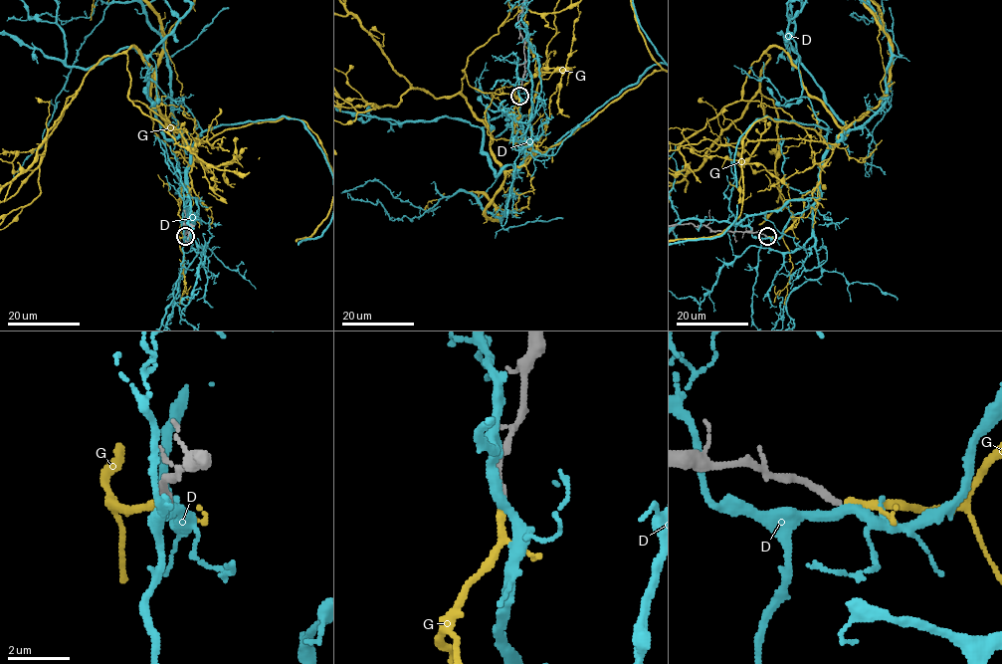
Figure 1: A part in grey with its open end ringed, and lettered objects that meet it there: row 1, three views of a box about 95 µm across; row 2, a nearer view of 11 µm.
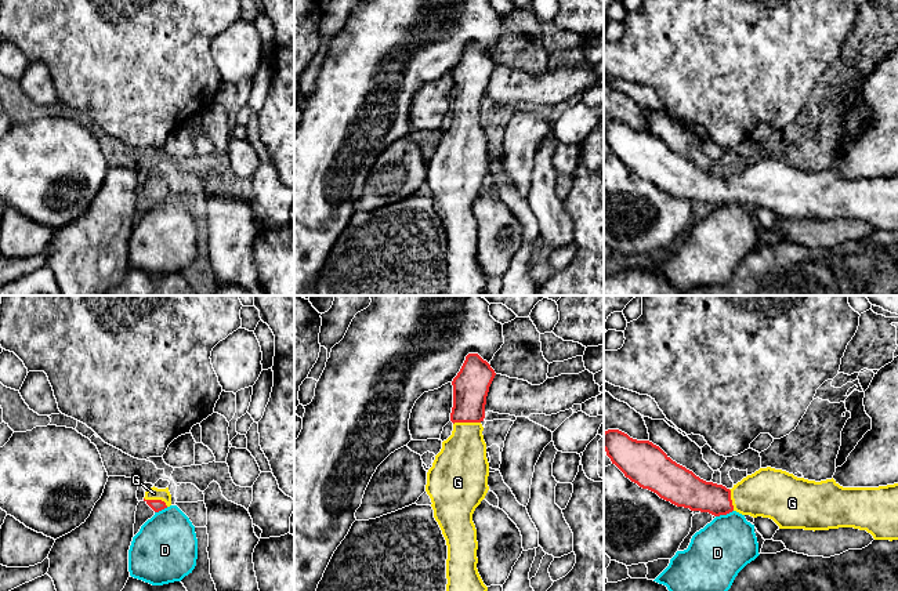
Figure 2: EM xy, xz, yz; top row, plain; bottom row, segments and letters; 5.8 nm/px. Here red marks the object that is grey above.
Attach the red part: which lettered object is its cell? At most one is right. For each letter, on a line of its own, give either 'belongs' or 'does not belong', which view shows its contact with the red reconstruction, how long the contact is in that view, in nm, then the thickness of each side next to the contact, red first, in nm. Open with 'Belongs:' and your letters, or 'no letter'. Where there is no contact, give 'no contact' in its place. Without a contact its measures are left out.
Belongs: G
D: does not belong; meets red in yz; contact 110 nm long; 200 nm thick on the red side, 340 nm on the other
G: belongs; meets red in xz; contact 160 nm long; 200 nm thick on the red side, 300 nm on the other

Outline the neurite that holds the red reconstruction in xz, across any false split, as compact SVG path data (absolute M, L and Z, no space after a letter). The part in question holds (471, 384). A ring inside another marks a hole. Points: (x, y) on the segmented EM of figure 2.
M468 353L453 378L452 435L442 442L427 472L426 492L448 545L446 591L488 591L478 569L475 508L489 486L482 421L496 373L478 353Z

